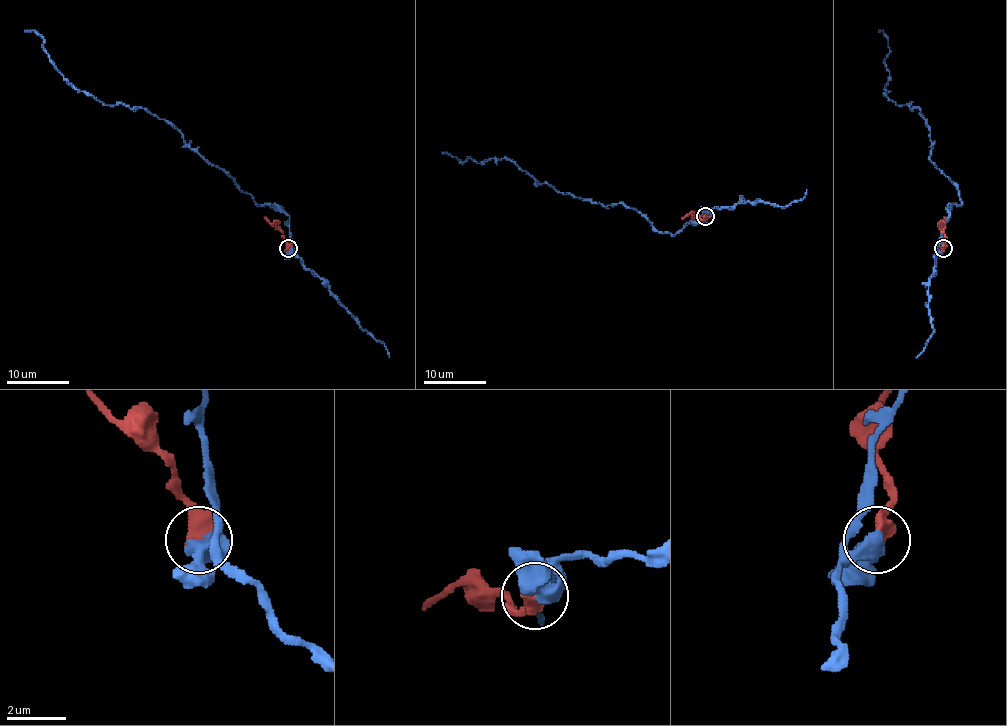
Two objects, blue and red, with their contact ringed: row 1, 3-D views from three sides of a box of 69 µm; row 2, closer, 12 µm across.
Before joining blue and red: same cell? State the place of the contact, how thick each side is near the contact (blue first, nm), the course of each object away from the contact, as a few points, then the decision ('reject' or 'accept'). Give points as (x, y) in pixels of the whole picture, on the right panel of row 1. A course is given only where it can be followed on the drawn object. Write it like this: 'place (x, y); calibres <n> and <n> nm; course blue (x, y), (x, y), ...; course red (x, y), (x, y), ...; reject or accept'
place (943, 248); calibres 700 and 600 nm; course blue (942, 248), (941, 228), (959, 192), (930, 159), (919, 108), (885, 94), (889, 52), (878, 32); course red (942, 248), (945, 236), (941, 225), (945, 217); reject

